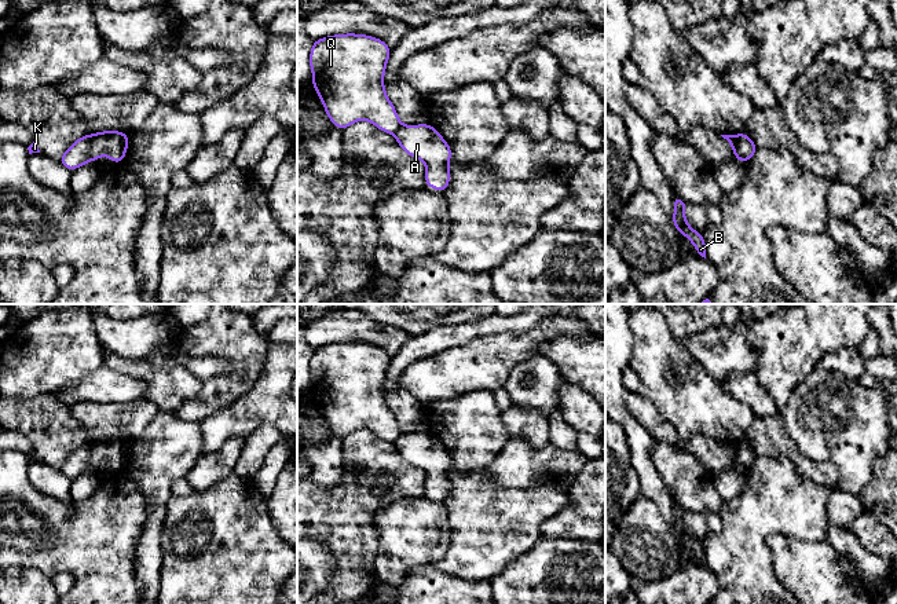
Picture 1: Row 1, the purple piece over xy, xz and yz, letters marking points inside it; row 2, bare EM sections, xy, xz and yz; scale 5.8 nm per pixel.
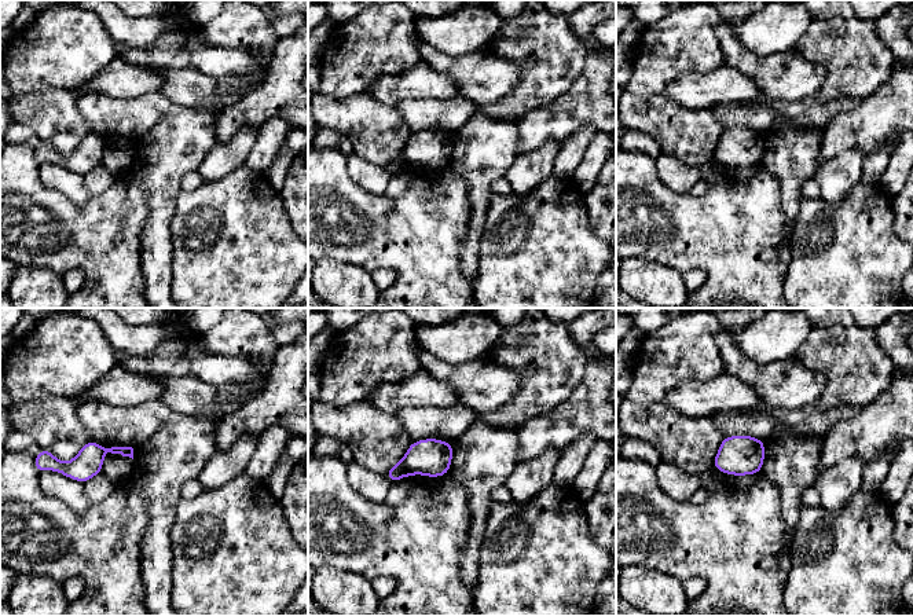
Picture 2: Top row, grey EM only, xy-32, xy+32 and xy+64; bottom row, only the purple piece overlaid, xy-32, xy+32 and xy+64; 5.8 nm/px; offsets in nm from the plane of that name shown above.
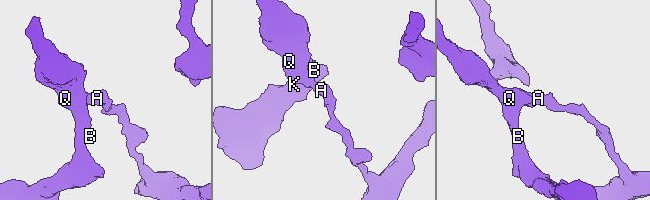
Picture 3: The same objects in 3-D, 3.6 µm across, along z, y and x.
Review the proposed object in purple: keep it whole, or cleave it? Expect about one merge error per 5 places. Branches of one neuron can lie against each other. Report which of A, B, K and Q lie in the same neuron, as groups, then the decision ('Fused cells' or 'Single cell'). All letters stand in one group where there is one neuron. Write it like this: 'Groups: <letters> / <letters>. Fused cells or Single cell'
Groups: A / B K Q. Fused cells

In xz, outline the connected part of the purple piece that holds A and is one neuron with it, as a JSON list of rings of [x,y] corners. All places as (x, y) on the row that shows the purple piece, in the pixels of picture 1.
[[[400,125],[395,138],[404,153],[426,165],[425,186],[446,191],[450,183],[451,147],[431,125]]]

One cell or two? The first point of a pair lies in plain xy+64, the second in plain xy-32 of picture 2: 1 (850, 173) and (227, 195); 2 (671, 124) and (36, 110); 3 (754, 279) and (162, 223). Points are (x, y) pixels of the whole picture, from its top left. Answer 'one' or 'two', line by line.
1: two
2: one
3: two

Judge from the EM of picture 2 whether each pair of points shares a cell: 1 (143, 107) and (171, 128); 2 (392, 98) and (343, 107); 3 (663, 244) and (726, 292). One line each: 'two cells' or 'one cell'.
1: two cells
2: two cells
3: one cell

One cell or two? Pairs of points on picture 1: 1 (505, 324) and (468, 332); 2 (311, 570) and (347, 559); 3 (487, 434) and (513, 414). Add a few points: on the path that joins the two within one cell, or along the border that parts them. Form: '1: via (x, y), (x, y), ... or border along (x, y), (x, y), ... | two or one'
1: via (495, 324), (478, 328) | one
2: border along (314, 538), (334, 560), (330, 586) | two
3: border along (500, 413), (500, 418), (511, 436) | two

